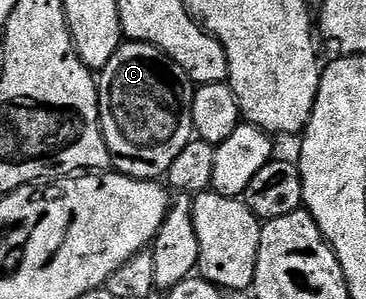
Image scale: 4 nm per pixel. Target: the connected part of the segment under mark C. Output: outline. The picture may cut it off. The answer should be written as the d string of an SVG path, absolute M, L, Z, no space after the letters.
M125 41L115 53L115 57L111 57L111 61L107 61L105 68L96 76L96 81L101 132L109 150L112 170L118 175L150 181L168 176L171 161L175 161L175 157L179 157L179 153L183 153L183 149L195 138L193 129L195 84L188 73L158 47L152 47L150 43Z

